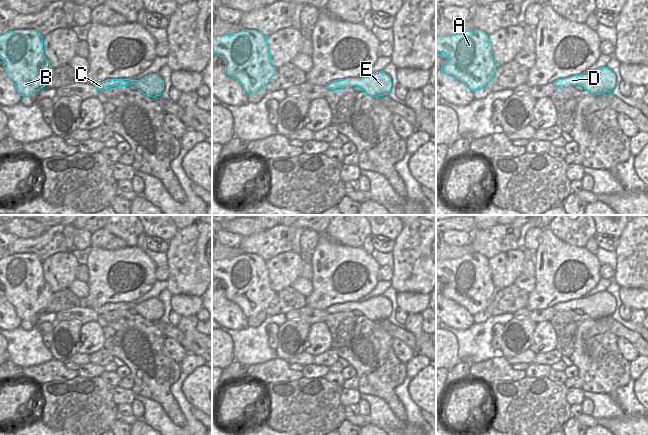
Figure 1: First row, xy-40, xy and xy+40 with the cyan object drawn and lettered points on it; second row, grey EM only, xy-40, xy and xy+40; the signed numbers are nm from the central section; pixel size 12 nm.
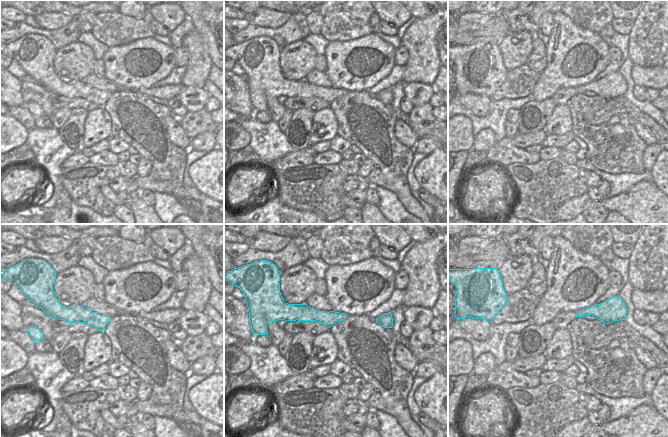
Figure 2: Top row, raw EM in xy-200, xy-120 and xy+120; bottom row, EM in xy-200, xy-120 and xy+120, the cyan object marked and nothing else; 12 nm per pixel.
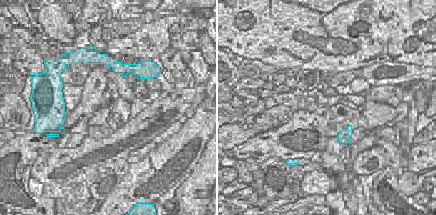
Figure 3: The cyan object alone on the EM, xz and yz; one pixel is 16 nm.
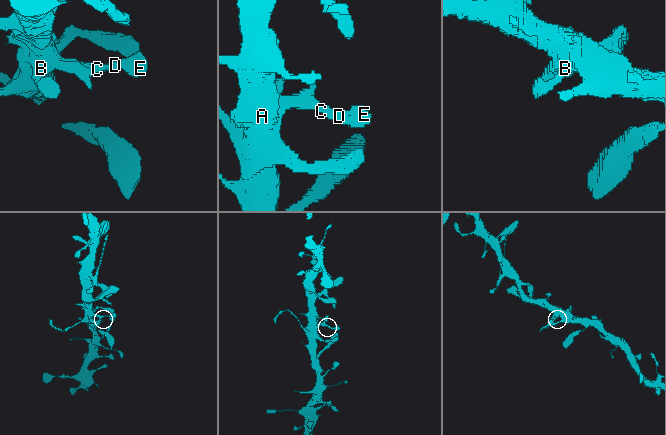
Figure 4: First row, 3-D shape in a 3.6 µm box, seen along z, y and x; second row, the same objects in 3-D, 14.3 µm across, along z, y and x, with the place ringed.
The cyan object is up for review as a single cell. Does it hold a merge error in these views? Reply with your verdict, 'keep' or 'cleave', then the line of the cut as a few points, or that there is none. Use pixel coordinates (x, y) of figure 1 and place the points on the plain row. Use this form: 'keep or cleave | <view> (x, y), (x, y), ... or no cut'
keep | no cut

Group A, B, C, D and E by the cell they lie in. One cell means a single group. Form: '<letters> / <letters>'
A B C D E

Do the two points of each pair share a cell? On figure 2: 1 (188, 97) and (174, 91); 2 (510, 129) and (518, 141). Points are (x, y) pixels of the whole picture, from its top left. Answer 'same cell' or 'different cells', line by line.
1: different cells
2: different cells

